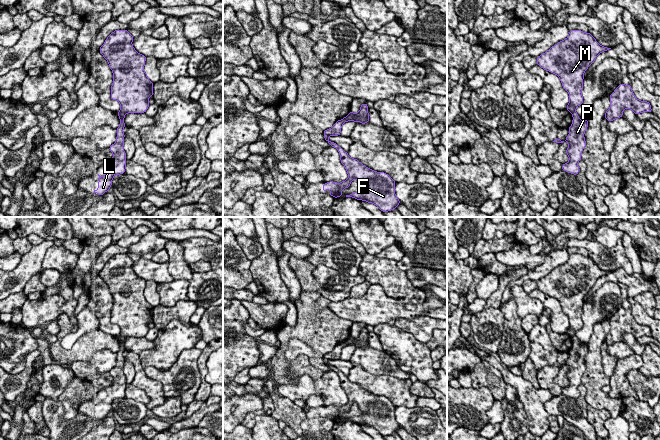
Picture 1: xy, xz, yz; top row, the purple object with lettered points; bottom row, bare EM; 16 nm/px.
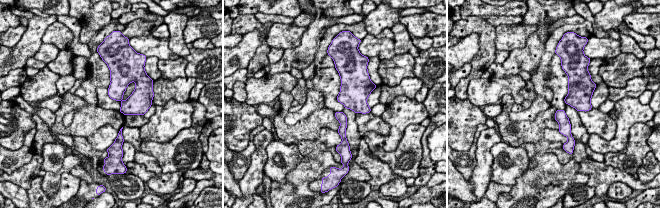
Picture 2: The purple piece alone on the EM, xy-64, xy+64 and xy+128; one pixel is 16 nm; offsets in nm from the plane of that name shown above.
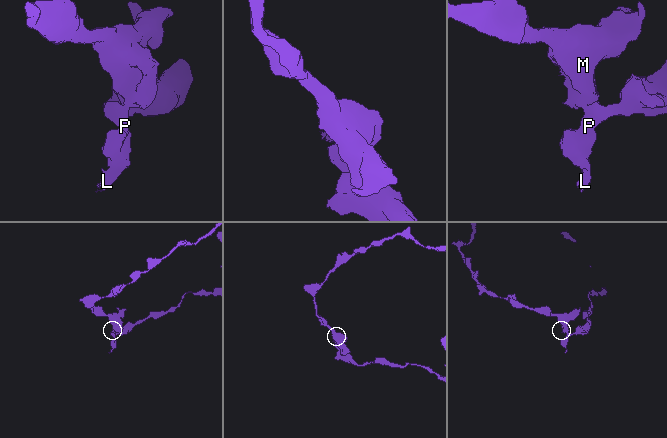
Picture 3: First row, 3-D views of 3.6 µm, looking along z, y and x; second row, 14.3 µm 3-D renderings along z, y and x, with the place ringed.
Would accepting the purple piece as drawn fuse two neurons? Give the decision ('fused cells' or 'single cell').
fused cells

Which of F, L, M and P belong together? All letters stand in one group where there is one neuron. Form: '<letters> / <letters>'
F L P / M

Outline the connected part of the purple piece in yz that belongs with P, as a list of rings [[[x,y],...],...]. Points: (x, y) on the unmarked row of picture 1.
[[[576,335],[572,337],[572,341],[573,345],[569,351],[570,356],[564,364],[569,369],[566,373],[569,385],[562,389],[562,394],[577,399],[579,397],[578,386],[581,384],[581,377],[586,370],[584,357],[588,351],[588,343],[581,344]]]

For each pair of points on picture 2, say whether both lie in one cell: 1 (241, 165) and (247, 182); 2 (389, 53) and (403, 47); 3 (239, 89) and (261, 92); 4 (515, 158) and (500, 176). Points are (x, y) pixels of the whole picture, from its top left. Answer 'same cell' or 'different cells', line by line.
1: different cells
2: different cells
3: different cells
4: same cell

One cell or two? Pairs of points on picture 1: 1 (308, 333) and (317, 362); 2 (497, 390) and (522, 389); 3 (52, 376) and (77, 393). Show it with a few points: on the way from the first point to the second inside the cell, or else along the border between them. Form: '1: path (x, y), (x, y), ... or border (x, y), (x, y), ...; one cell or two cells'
1: border (292, 338), (298, 338), (323, 355); two cells
2: border (492, 366), (500, 372), (506, 385); two cells
3: border (75, 377), (67, 384), (56, 400), (46, 398); two cells

